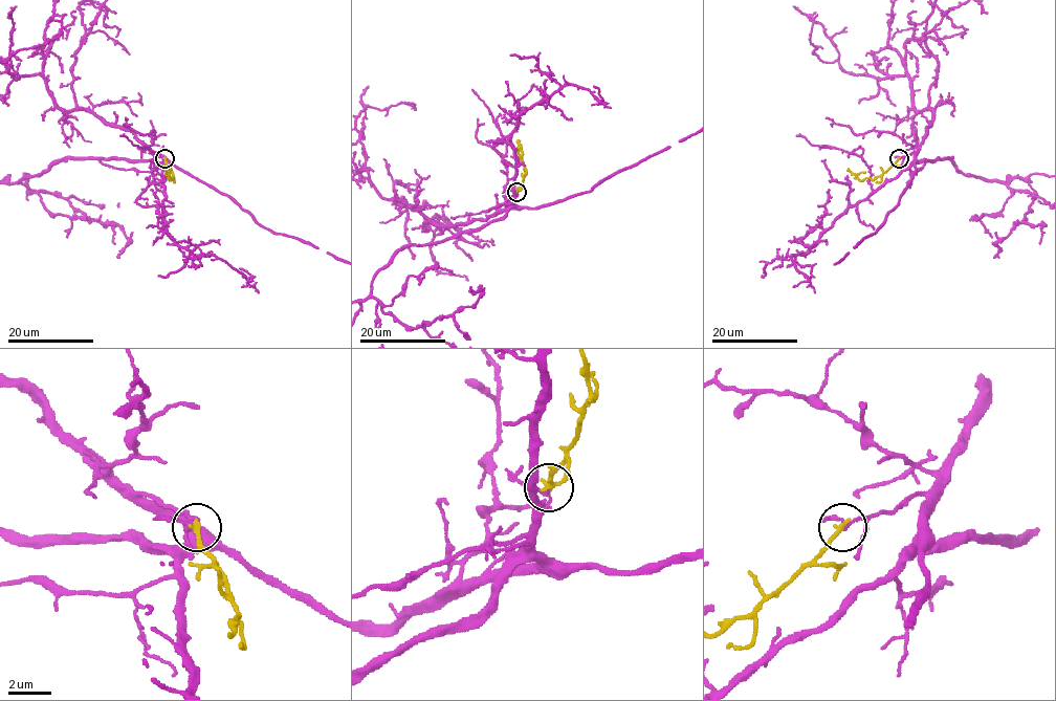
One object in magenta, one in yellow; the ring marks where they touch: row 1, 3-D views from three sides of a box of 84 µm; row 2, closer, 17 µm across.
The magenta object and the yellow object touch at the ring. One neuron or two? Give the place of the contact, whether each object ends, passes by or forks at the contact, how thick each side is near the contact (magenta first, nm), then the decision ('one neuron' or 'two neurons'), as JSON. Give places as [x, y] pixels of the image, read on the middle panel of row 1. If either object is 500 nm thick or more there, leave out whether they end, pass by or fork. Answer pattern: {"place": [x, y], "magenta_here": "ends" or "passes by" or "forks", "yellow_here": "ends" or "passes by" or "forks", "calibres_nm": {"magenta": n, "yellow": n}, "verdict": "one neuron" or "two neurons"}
{"place": [516, 192], "magenta_here": "passes by", "yellow_here": "ends", "calibres_nm": {"magenta": 130, "yellow": 280}, "verdict": "two neurons"}

